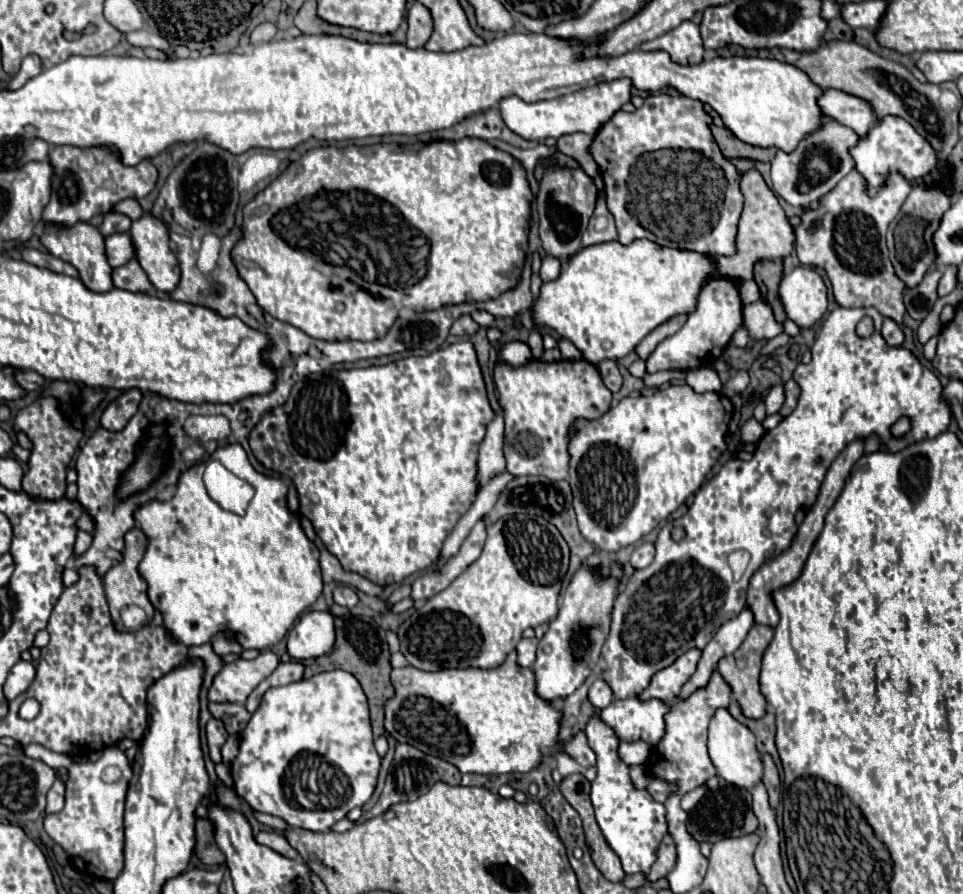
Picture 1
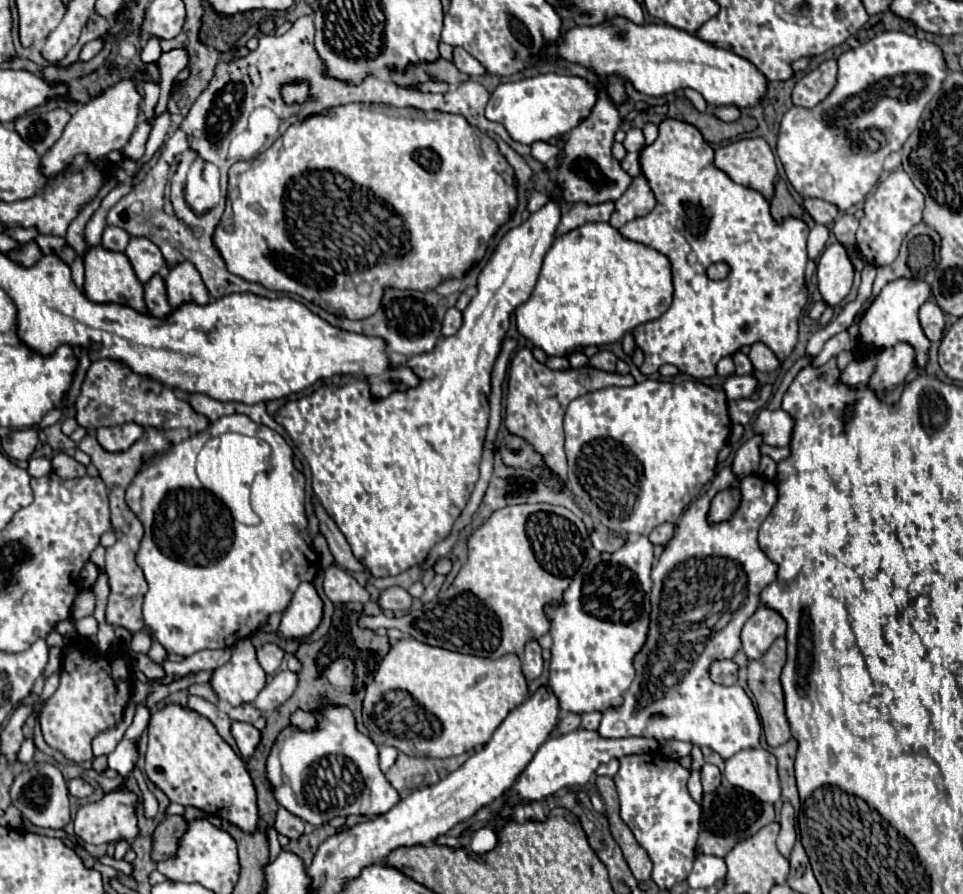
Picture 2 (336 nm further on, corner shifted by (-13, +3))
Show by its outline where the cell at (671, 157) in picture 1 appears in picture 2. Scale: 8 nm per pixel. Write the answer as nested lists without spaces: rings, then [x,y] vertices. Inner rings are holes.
[[[671,118],[663,120],[661,126],[659,126],[659,138],[657,138],[651,146],[645,146],[643,152],[641,152],[641,170],[643,170],[645,178],[649,180],[649,186],[651,186],[651,190],[653,190],[653,194],[655,194],[655,198],[657,198],[657,206],[655,206],[655,210],[653,210],[651,214],[627,222],[619,232],[621,232],[621,236],[627,238],[627,240],[641,242],[641,244],[645,244],[645,246],[649,246],[649,248],[653,248],[653,250],[665,254],[665,256],[669,258],[669,262],[671,262],[671,268],[673,268],[673,284],[675,284],[673,304],[669,306],[669,310],[667,310],[663,316],[659,316],[659,318],[655,318],[655,320],[651,320],[651,322],[645,322],[645,324],[641,324],[641,326],[637,326],[637,328],[633,328],[635,342],[637,342],[637,346],[645,352],[645,362],[643,362],[643,366],[641,366],[641,372],[643,372],[645,376],[649,376],[649,374],[657,372],[659,366],[663,366],[663,364],[673,364],[673,366],[677,366],[681,372],[691,374],[691,376],[695,376],[695,378],[711,378],[711,376],[715,376],[715,366],[717,366],[717,362],[719,362],[723,356],[731,356],[731,354],[735,354],[741,346],[745,346],[745,344],[751,346],[751,344],[755,344],[755,342],[767,344],[767,346],[775,352],[775,356],[777,356],[779,360],[785,360],[785,358],[793,352],[793,348],[795,348],[795,344],[797,344],[797,334],[799,334],[799,332],[797,332],[797,330],[799,330],[797,322],[799,322],[799,316],[801,316],[801,312],[803,312],[803,308],[805,308],[805,304],[807,304],[805,266],[807,266],[807,260],[809,260],[809,258],[807,258],[807,234],[809,234],[809,226],[807,226],[803,220],[793,218],[793,216],[787,216],[787,218],[783,218],[783,220],[775,220],[775,218],[771,216],[771,212],[769,212],[769,200],[767,200],[761,192],[757,192],[757,190],[753,190],[753,188],[747,188],[747,186],[741,186],[741,184],[735,184],[725,172],[721,172],[719,168],[715,168],[715,164],[713,164],[713,148],[703,140],[701,132],[699,132],[695,126],[691,126],[691,124],[685,124],[685,122],[679,122],[679,120],[671,120]],[[679,158],[709,158],[709,160],[701,164],[701,162],[697,162],[697,160],[691,162],[691,160],[679,160]],[[713,262],[727,262],[727,264],[731,266],[731,274],[729,274],[725,280],[721,280],[721,282],[709,280],[709,278],[707,278],[707,268],[709,268]]]

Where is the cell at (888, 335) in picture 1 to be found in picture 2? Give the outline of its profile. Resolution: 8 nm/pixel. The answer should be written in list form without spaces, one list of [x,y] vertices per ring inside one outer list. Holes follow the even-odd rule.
[[[933,300],[925,302],[925,304],[921,306],[921,310],[919,310],[919,320],[921,320],[921,326],[923,326],[925,336],[927,336],[931,342],[943,338],[945,314],[943,314],[943,310],[937,306],[937,302],[933,302]]]

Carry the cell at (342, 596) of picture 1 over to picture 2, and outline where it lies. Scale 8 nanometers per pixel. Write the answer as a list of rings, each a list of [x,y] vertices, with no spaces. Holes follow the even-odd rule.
[[[387,588],[381,598],[379,598],[379,606],[385,610],[395,610],[395,612],[407,612],[411,608],[411,594],[405,588]]]

